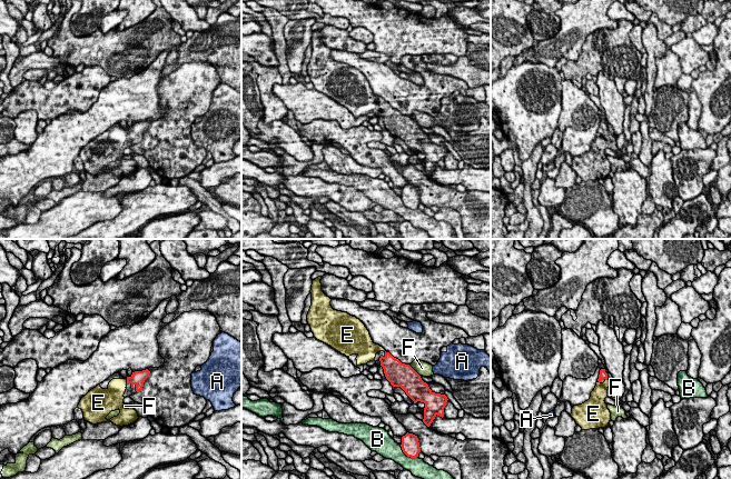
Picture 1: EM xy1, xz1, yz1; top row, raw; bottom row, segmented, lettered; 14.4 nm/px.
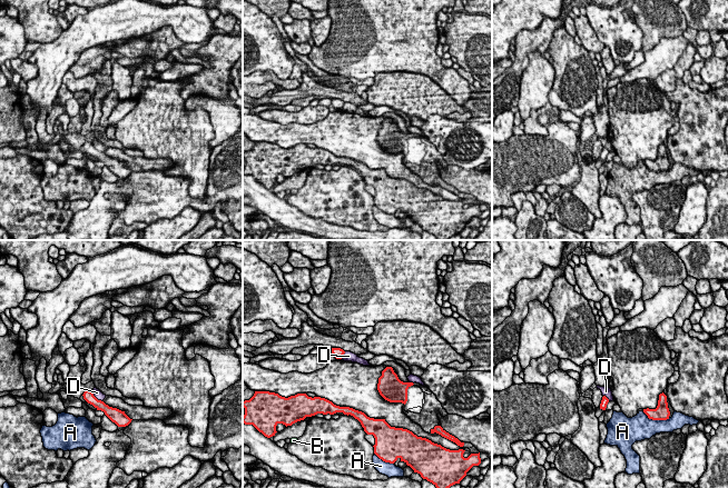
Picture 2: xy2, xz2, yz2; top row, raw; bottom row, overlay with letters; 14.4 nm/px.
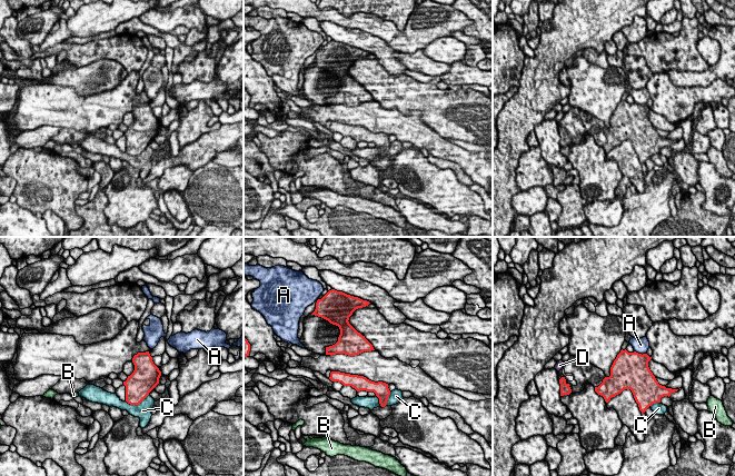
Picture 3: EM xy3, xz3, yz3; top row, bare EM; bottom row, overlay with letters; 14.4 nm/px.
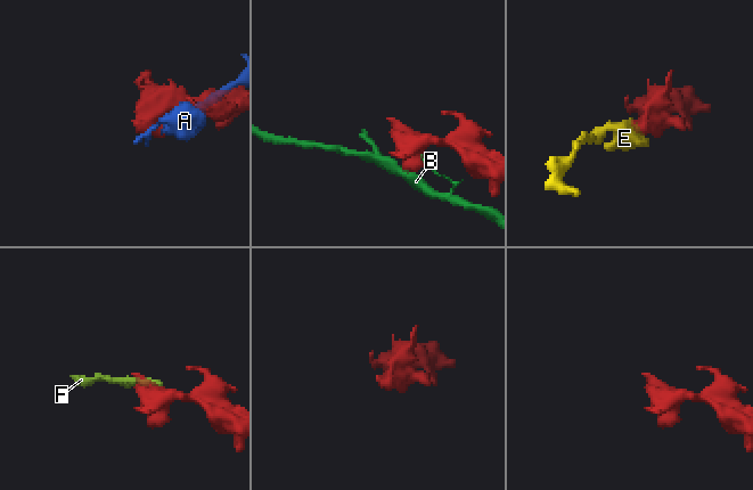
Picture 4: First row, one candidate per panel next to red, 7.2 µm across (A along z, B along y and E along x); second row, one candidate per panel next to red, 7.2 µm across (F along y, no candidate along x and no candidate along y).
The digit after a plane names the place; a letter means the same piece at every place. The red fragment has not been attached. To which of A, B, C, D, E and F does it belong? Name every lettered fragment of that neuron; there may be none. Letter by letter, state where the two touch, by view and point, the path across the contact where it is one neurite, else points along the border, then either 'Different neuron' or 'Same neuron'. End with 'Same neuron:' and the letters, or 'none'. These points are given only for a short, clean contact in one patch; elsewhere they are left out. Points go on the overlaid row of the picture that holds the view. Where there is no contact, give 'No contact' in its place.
A: Touches red at yz2 (656, 419). Different neuron
B: Touches red at xz1 (407, 456). Boundary: xz1 (399, 445), (407, 456), (417, 457). Different neuron
C: Touches red at xy3 (137, 404). Different neuron
D: Touches red at xy2 (96, 398). Different neuron
E: Touches red at xy1 (127, 381). Path across: xy1 (137, 378), (127, 381), (117, 388). Same neuron
F: Touches red at xz1 (414, 370). Boundary: xz1 (408, 365), (420, 376). Different neuron
Same neuron: E

